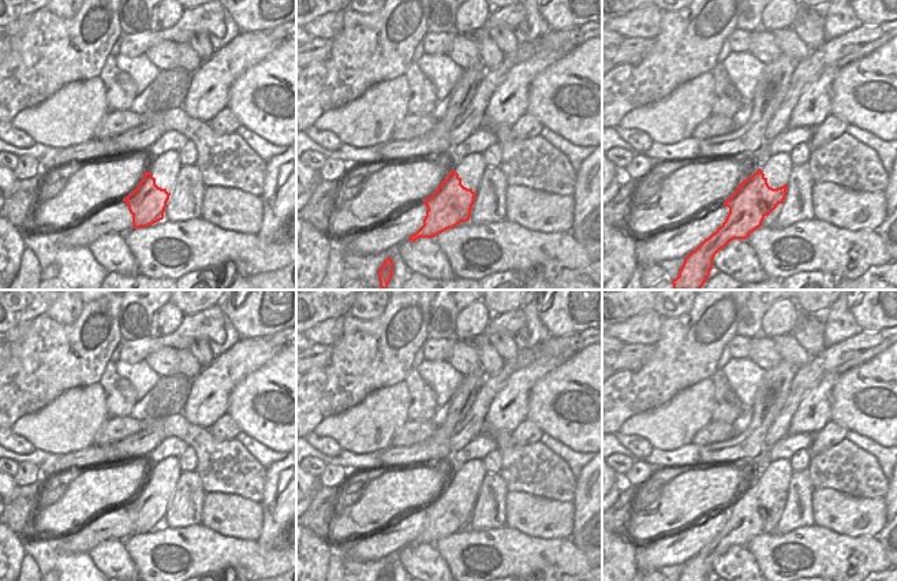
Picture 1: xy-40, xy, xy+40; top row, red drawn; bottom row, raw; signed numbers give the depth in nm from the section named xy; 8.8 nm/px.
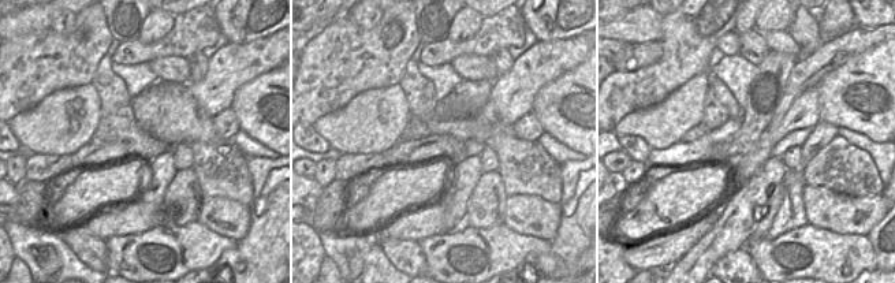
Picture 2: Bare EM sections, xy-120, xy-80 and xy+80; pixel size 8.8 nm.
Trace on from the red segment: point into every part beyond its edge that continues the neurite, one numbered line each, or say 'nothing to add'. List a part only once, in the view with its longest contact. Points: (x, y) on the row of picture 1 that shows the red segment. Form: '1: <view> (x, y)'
1: xy+40 (777, 167)

